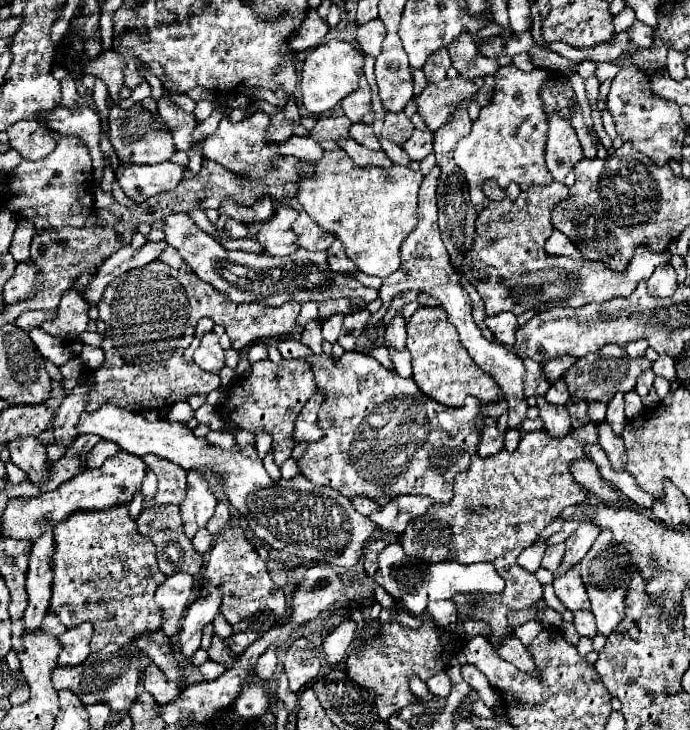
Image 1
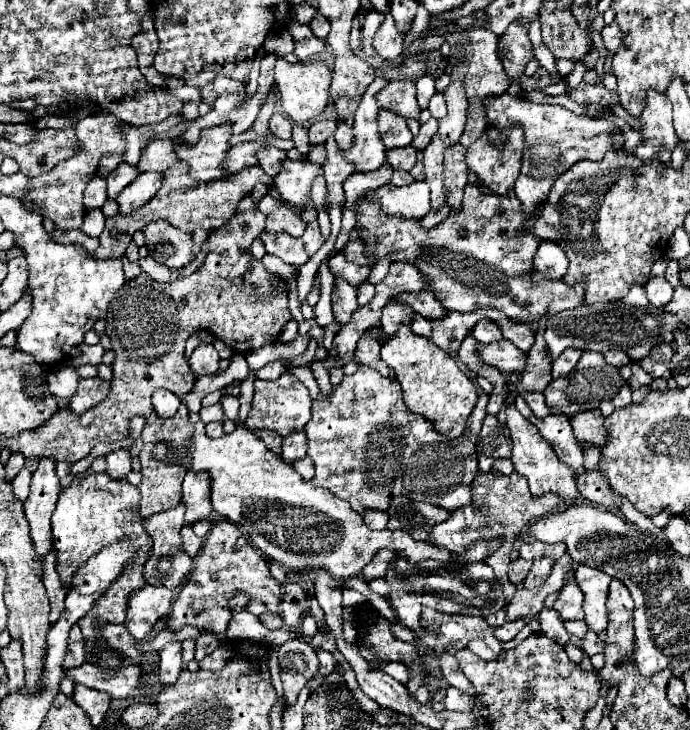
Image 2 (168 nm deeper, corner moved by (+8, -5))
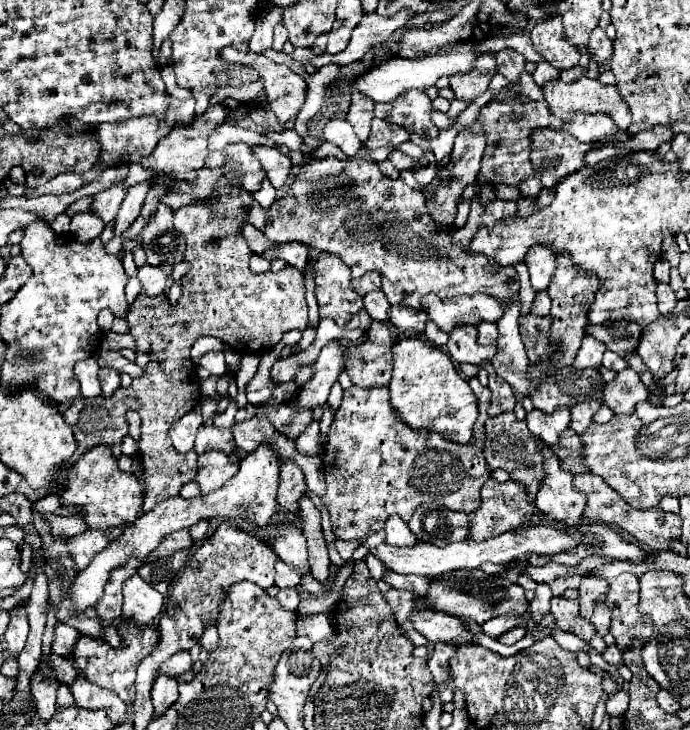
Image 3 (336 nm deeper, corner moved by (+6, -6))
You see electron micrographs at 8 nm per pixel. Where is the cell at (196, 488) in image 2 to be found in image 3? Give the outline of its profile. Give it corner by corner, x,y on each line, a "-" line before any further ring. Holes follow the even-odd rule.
209,449
199,455
199,471
195,481
199,483
201,495
207,495
215,489
219,489
225,481
229,481
239,467
239,455
233,453
223,453

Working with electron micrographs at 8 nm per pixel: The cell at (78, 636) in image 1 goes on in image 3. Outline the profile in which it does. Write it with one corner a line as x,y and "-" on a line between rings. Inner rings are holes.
57,623
51,649
53,649
53,653
57,653
61,657
69,657
71,651
73,651
73,645
77,643
77,639
79,639
79,633
73,627
69,627
65,623

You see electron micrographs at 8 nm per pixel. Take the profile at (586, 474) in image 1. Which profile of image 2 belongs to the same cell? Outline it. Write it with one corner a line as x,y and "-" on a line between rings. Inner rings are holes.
551,414
543,420
539,420
535,416
531,416
529,420
539,428
541,436
545,440
553,442
553,448
555,448
555,454
557,454
559,462
569,464
575,472
575,478
577,478
583,472
583,450
573,436
569,418
563,418
563,414
561,416

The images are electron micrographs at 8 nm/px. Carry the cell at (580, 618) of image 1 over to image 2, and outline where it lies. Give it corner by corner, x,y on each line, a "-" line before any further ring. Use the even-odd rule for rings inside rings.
587,630
587,634
581,638
581,648
583,648
583,652
585,654
589,654
589,656
593,656
593,654
597,654
597,652
603,652
603,642
597,638
597,634
593,632
593,630

